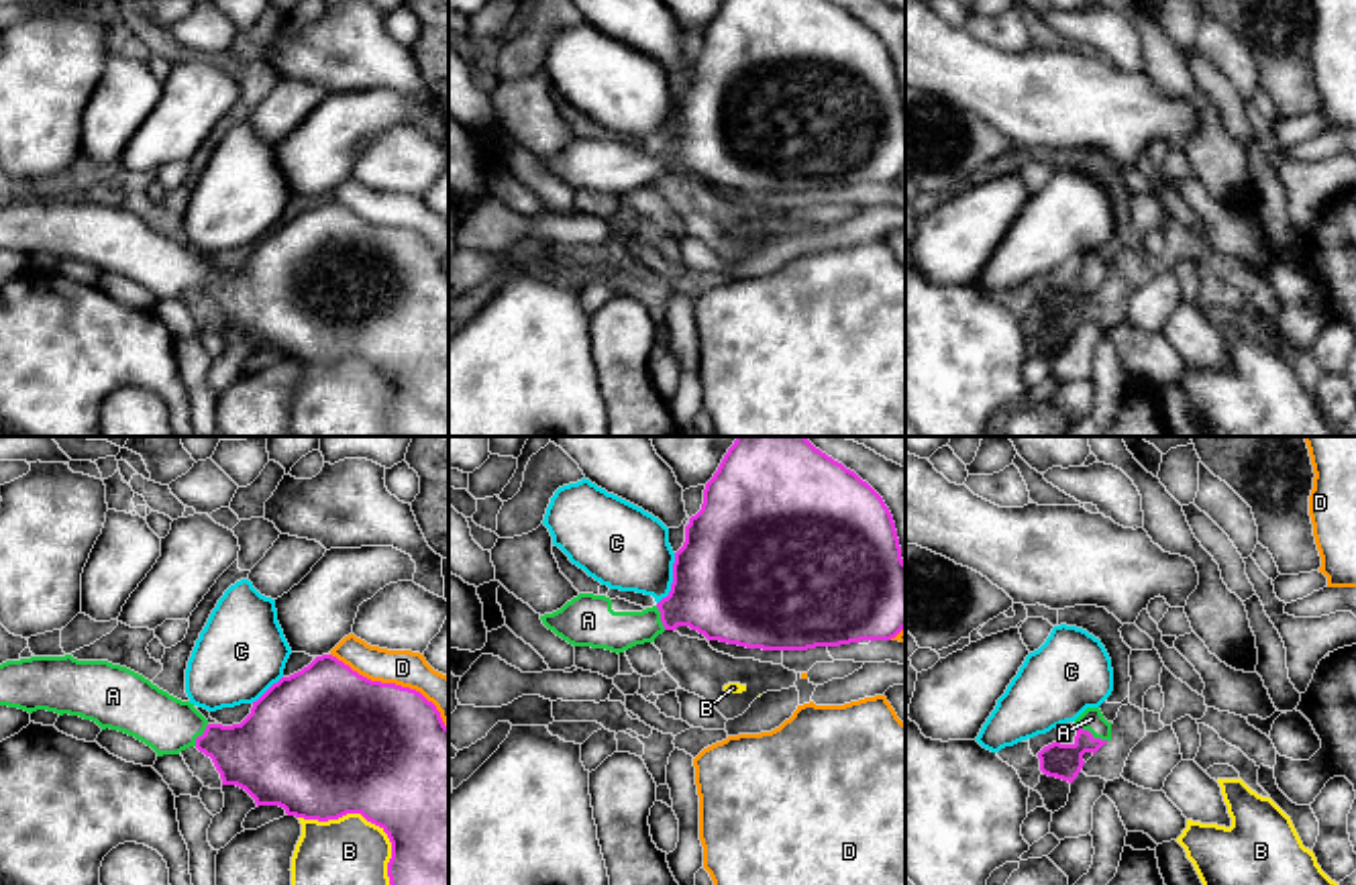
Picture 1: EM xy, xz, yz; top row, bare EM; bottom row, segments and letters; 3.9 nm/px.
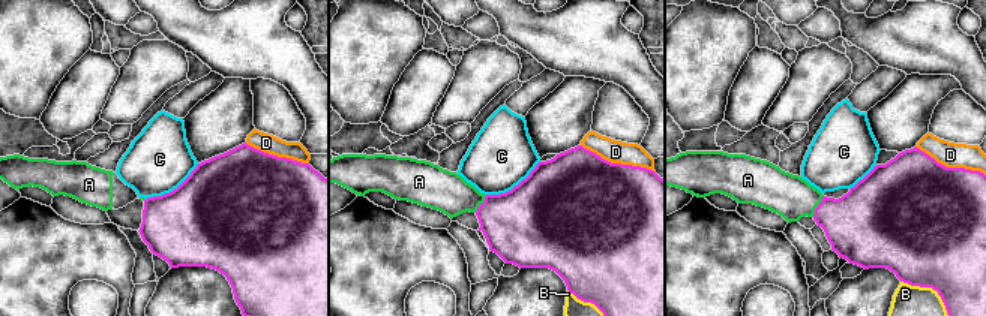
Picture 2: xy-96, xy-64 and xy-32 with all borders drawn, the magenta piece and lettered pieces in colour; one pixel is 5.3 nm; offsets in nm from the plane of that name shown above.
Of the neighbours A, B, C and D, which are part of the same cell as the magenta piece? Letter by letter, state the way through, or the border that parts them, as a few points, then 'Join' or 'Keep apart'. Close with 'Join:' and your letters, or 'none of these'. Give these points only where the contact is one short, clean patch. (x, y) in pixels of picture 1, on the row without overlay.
A: Path across: yz (1063, 304), (1091, 278), (1091, 262). Join
B: Keep apart
C: Keep apart
D: Keep apart
Join: A

